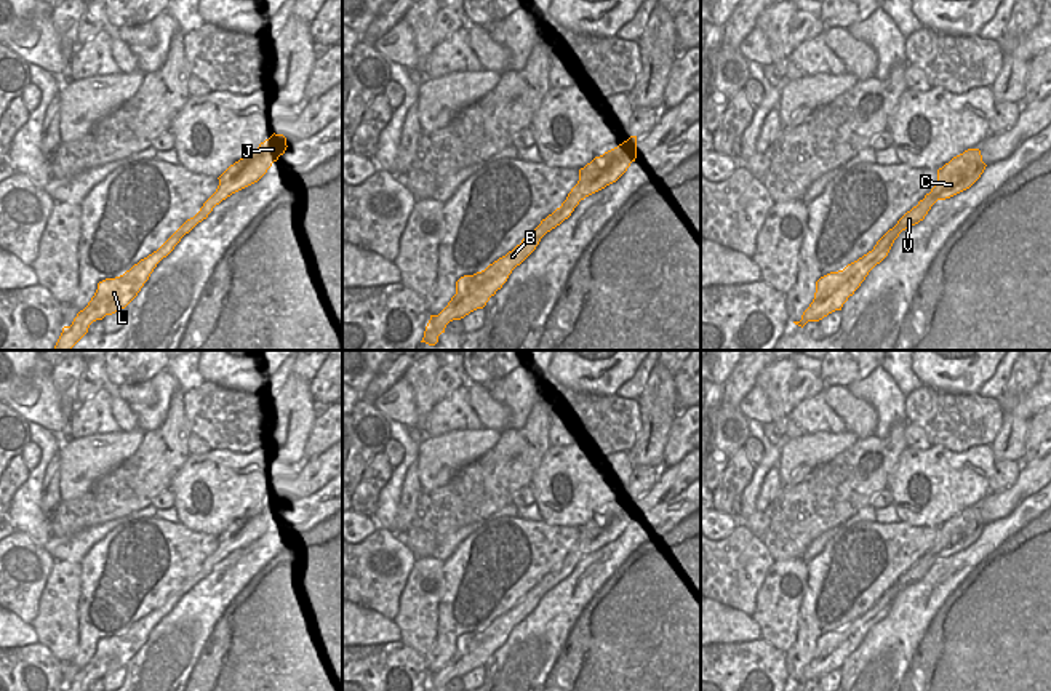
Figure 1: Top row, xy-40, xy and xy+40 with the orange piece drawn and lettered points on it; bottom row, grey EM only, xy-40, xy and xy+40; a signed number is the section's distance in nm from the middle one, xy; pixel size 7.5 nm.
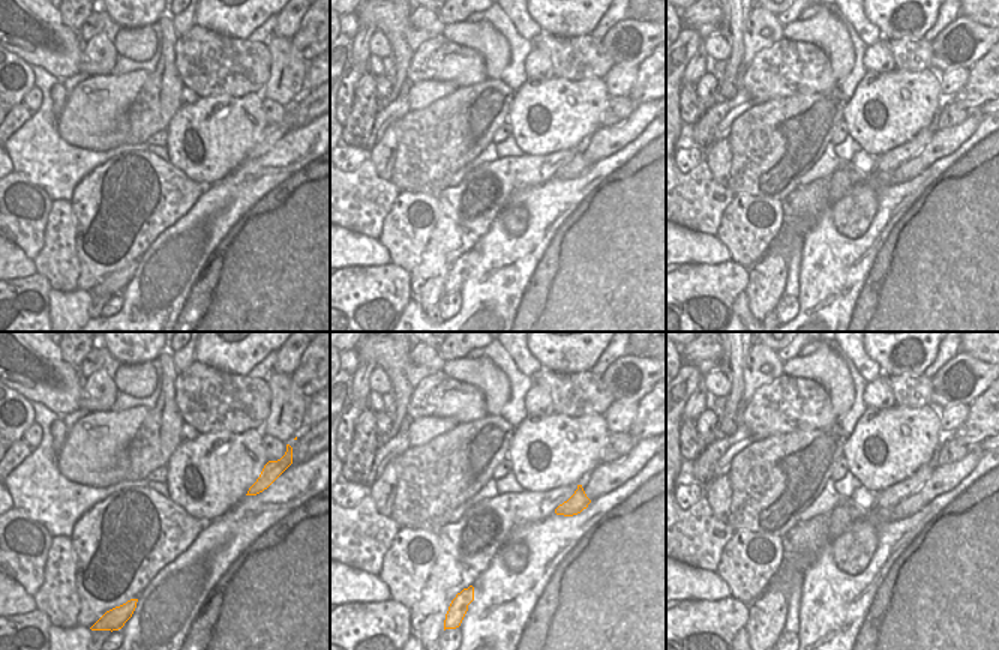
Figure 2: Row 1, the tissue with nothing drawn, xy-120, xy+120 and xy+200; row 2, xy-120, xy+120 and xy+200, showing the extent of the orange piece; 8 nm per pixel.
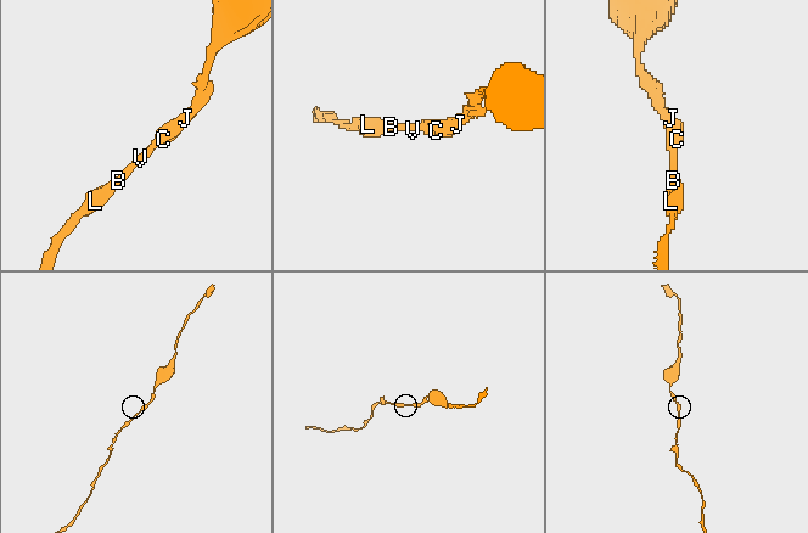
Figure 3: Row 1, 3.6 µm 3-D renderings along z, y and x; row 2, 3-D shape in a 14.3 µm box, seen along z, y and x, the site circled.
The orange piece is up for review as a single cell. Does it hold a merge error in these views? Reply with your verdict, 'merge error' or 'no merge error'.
no merge error

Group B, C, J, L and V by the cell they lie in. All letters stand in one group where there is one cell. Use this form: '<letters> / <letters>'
B C J L V

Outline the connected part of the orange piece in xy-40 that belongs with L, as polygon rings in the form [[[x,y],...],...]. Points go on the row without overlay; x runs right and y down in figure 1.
[[[274,491],[258,507],[230,523],[218,536],[216,550],[203,561],[200,569],[187,577],[157,609],[141,617],[123,633],[99,640],[88,664],[77,672],[70,685],[62,686],[62,691],[88,691],[93,680],[125,667],[138,654],[157,622],[174,608],[181,597],[206,577],[222,558],[258,541],[272,521],[285,512],[286,505],[286,496]]]

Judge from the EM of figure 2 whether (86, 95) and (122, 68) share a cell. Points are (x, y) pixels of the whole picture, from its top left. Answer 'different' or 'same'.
different

